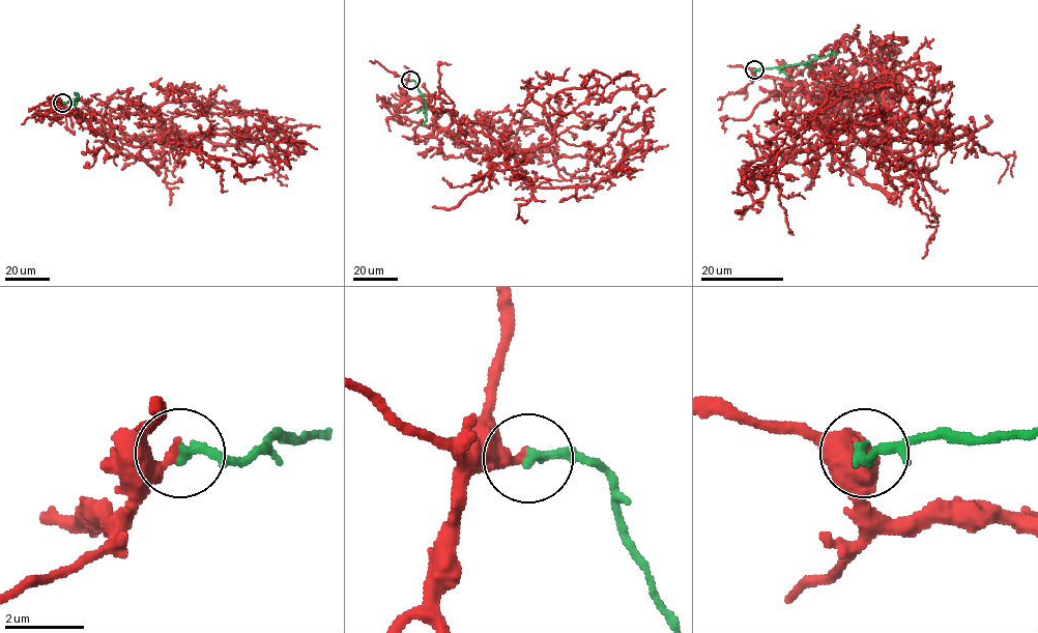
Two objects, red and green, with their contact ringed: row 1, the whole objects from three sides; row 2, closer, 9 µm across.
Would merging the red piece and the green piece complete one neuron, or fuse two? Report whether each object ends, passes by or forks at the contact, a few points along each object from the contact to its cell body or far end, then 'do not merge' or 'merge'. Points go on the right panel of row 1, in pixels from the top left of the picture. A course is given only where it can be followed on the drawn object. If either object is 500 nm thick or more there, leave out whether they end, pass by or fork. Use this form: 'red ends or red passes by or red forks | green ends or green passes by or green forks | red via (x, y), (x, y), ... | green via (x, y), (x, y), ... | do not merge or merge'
red ends | green ends | red via (754, 69), (802, 82), (831, 151), (894, 195), (894, 121), (951, 133), (921, 143), (846, 120), (810, 160) | green via (754, 69), (806, 63), (835, 52) | do not merge

